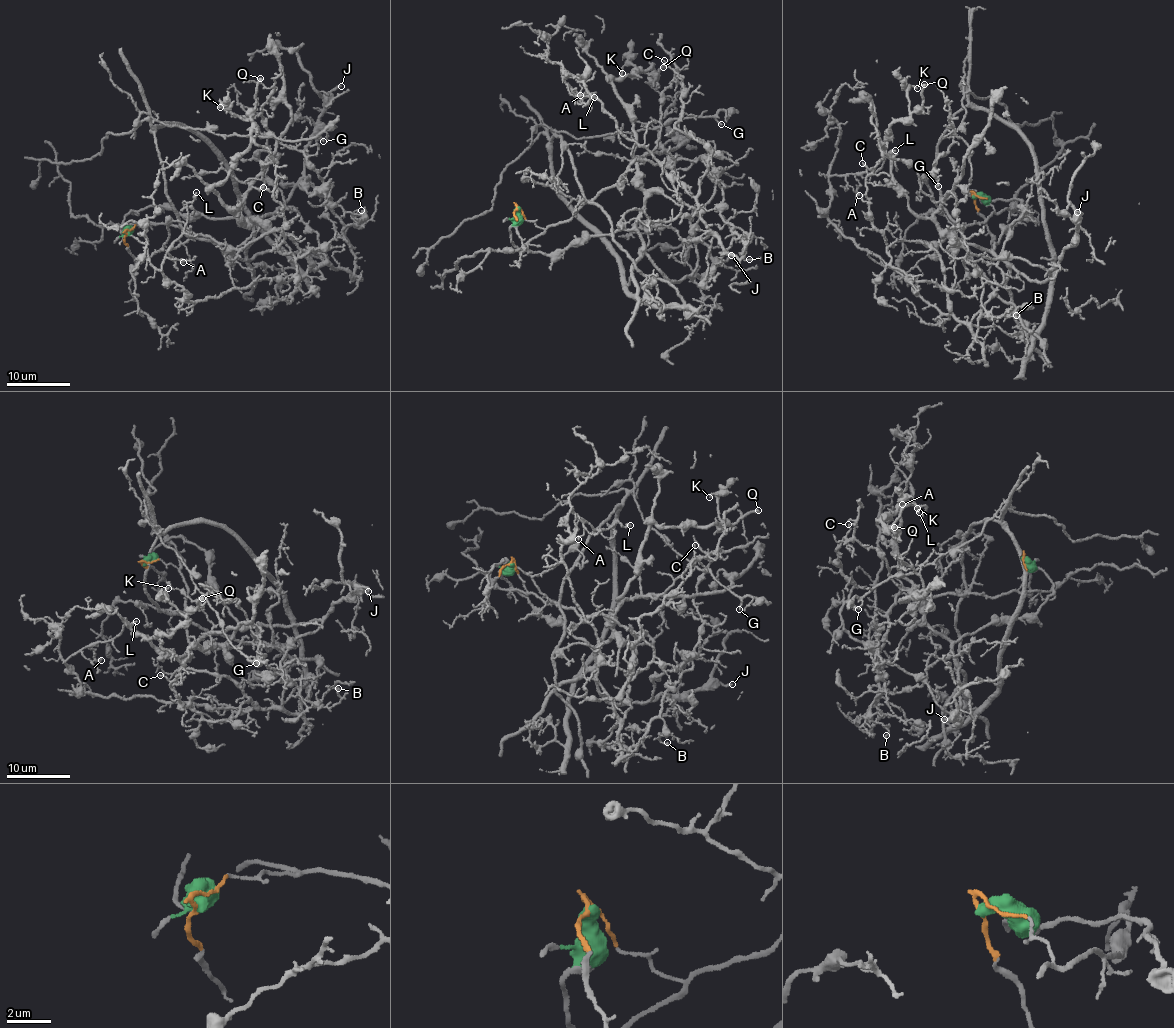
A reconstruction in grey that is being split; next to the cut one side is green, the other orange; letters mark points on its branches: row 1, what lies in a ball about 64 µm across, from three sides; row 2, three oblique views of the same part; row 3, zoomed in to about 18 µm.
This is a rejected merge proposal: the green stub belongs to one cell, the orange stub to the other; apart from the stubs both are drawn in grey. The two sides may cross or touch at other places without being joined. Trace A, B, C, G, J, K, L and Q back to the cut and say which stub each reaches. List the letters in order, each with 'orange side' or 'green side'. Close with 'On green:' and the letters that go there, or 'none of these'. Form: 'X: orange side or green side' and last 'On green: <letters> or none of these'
A: orange side
B: orange side
C: orange side
G: orange side
J: green side
K: green side
L: orange side
Q: green side
On green: J, K, Q

